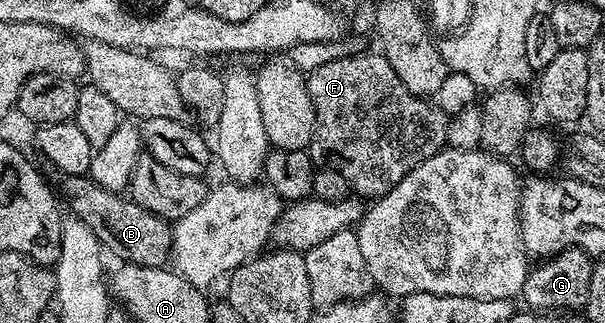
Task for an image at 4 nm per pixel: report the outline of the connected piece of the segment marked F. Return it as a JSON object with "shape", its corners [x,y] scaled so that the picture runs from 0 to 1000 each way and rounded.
{"shape":[[[628,164],[540,189],[540,201],[527,201],[527,214],[509,223],[507,254],[514,325],[521,325],[521,399],[507,458],[511,486],[567,536],[577,563],[579,594],[592,607],[636,604],[648,579],[660,573],[660,560],[666,560],[679,523],[699,511],[706,486],[726,474],[737,452],[744,359],[736,356],[732,337],[726,337],[721,316],[704,297],[681,294],[673,263],[653,238],[653,214],[646,214],[646,201]]]}

